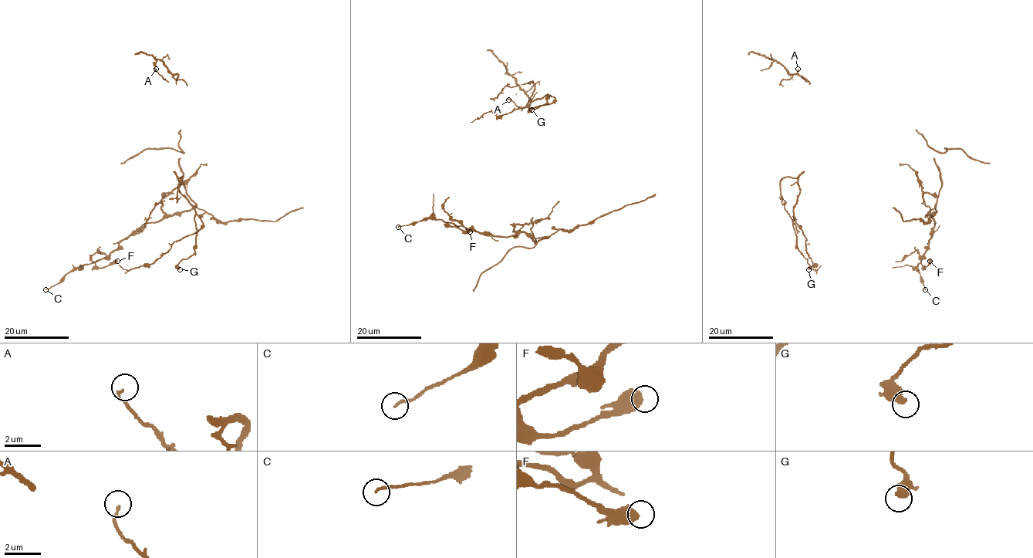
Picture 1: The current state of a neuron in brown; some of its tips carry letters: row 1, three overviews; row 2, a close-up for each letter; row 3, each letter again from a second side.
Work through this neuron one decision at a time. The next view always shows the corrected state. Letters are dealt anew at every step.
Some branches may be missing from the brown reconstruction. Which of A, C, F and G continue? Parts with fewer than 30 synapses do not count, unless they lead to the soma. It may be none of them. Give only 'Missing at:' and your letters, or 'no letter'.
Missing at: no letter

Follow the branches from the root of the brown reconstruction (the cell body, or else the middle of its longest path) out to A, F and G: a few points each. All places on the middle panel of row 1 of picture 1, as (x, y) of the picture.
A: (486, 232), (497, 236), (525, 232), (547, 238), (536, 244), (531, 238), (528, 109), (508, 99)
F: (486, 232), (476, 232), (447, 222), (470, 231)
G: (486, 232), (466, 228), (443, 209), (470, 122), (555, 97), (547, 94), (531, 109)

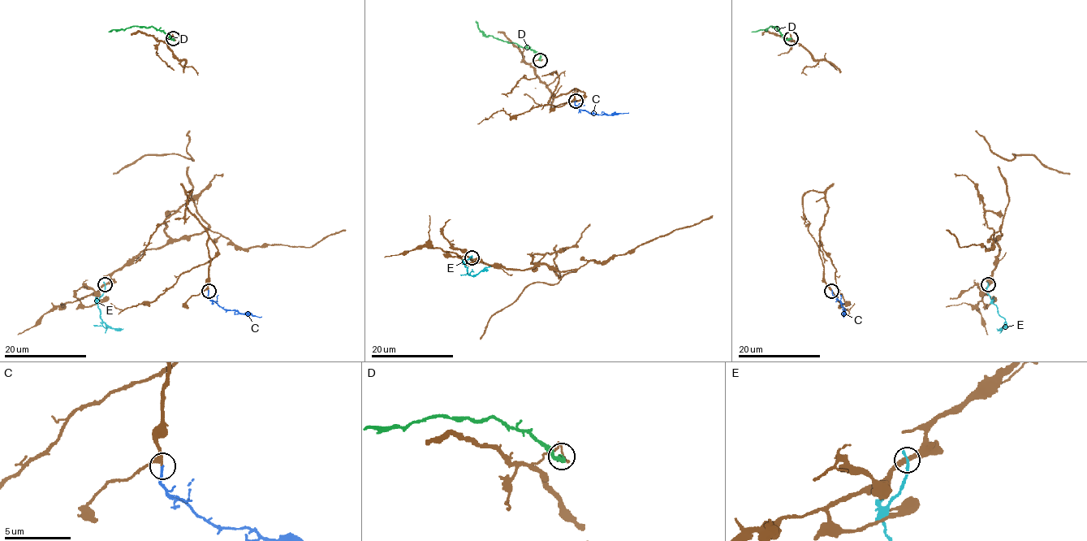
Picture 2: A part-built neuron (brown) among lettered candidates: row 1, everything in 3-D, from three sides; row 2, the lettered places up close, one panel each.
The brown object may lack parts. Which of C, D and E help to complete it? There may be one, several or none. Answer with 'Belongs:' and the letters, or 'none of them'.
Belongs: C

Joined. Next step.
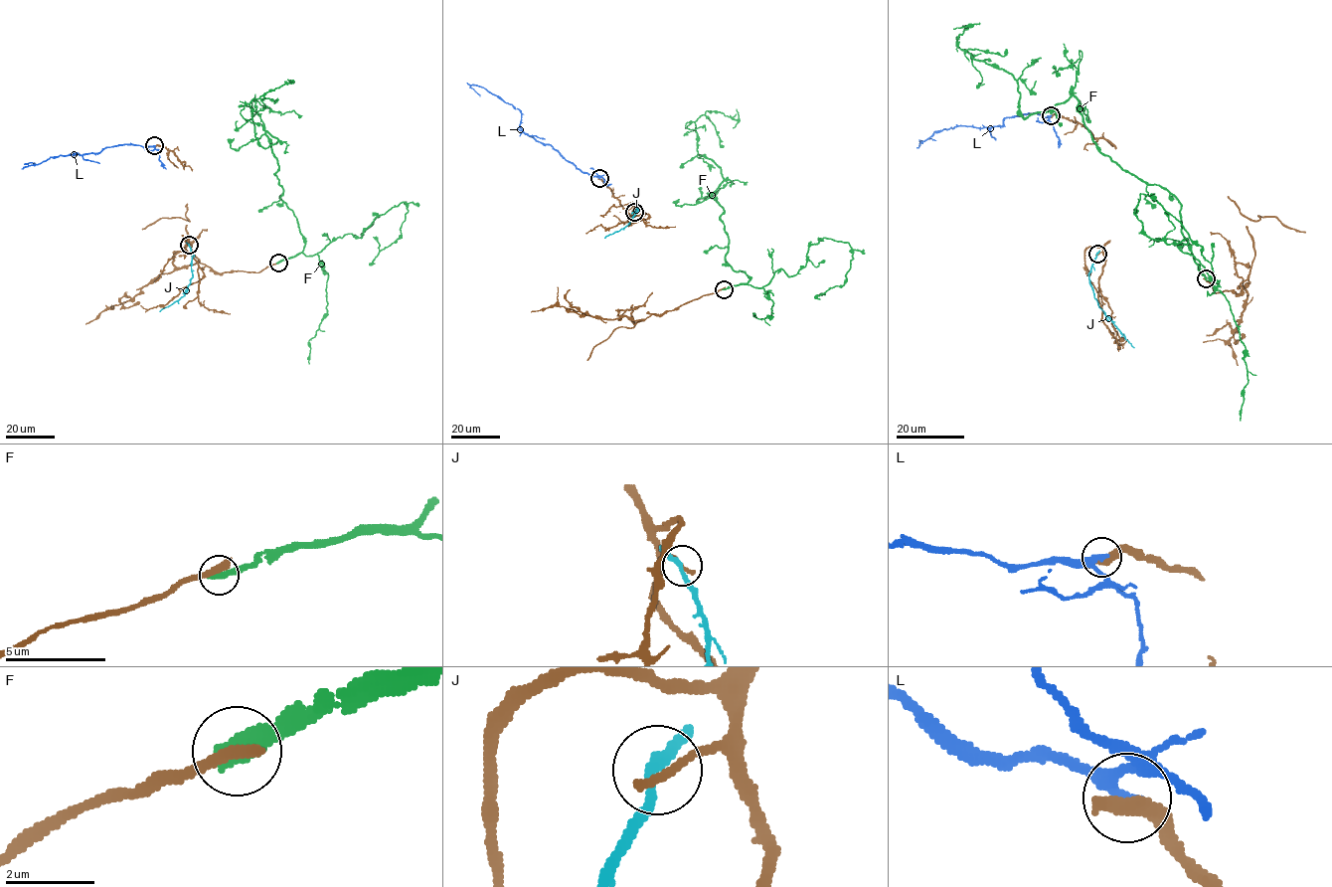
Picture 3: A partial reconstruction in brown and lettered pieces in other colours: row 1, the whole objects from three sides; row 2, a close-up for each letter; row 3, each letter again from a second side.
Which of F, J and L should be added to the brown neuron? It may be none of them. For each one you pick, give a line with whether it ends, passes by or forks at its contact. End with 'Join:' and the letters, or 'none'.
L: it passes by
Join: L

